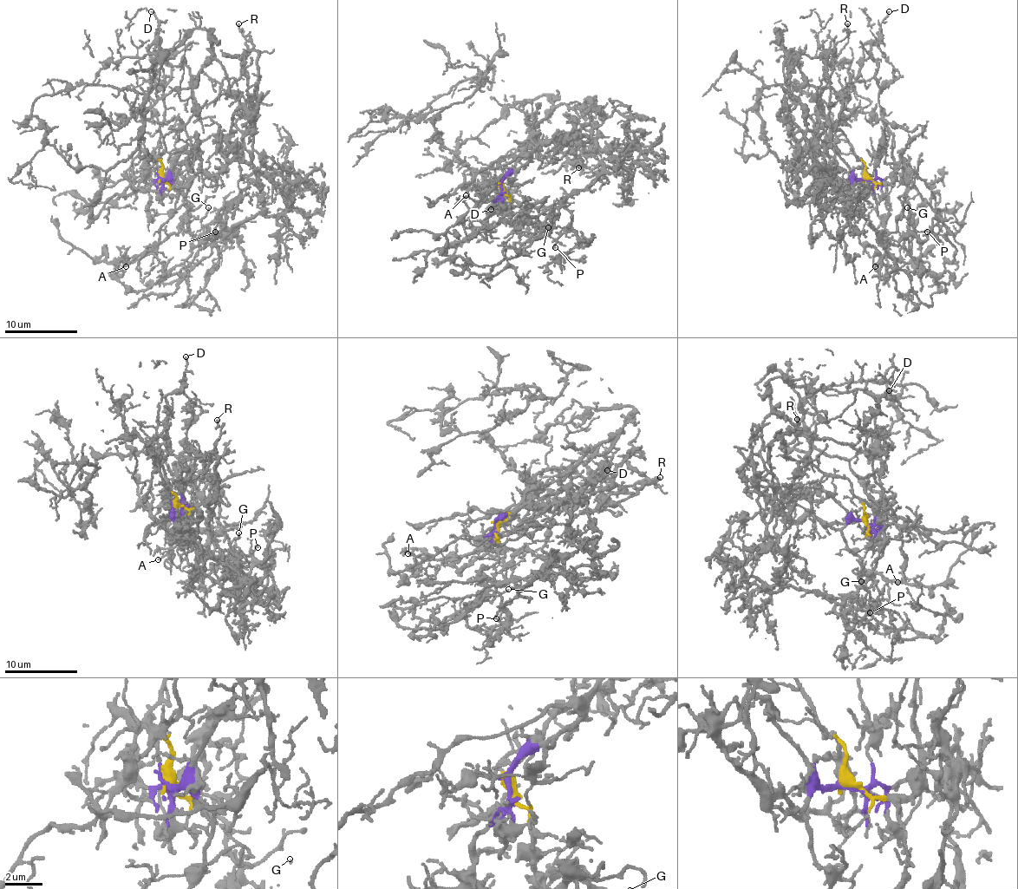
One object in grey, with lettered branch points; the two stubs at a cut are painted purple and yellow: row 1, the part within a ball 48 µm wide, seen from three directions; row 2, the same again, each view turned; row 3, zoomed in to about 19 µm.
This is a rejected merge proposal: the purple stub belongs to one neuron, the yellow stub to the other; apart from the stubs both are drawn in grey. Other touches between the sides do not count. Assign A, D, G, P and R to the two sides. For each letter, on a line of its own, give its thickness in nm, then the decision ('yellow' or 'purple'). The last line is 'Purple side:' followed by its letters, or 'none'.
A: 120 nm | purple
D: 140 nm | yellow
G: 70 nm | purple
P: 150 nm | purple
R: 110 nm | yellow
Purple side: A, G, P

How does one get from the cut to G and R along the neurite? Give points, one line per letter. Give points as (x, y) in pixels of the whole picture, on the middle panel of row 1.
G: (501, 186), (539, 144), (572, 133), (601, 149), (640, 151), (630, 167), (597, 177), (549, 215), (549, 228)
R: (501, 186), (499, 177), (503, 167), (536, 142), (567, 140), (587, 155), (587, 162), (577, 167)

